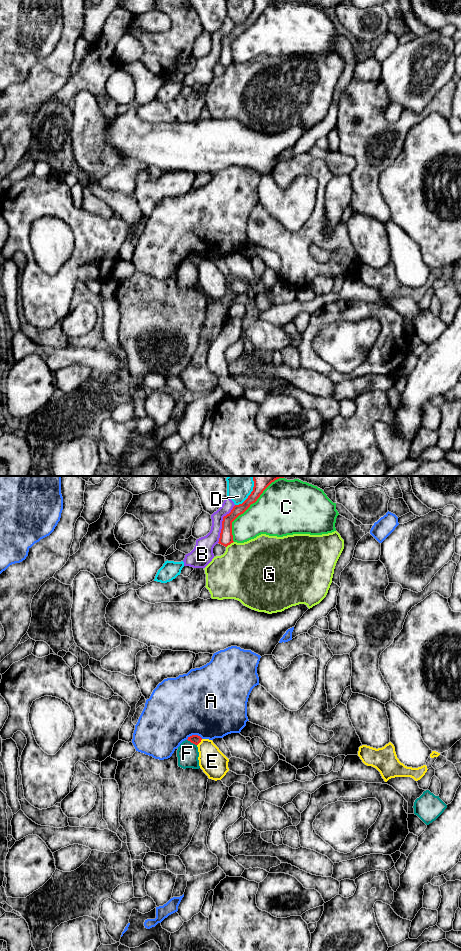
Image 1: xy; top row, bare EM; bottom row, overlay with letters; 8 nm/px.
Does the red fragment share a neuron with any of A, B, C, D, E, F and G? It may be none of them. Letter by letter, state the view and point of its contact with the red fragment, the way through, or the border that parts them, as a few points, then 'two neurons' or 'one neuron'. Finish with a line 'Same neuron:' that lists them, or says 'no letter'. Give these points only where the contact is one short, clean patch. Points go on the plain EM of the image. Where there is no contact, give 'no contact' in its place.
A: contact xy (194, 255); two neurons
B: contact xy (222, 43); two neurons
C: contact xy (245, 30); two neurons
D: contact xy (249, 15); two neurons
E: contact xy (200, 261); border xy (202, 259), (197, 265); two neurons
F: contact xy (192, 262); border xy (187, 259), (196, 265); two neurons
G: contact xy (229, 64); two neurons
Same neuron: no letter

